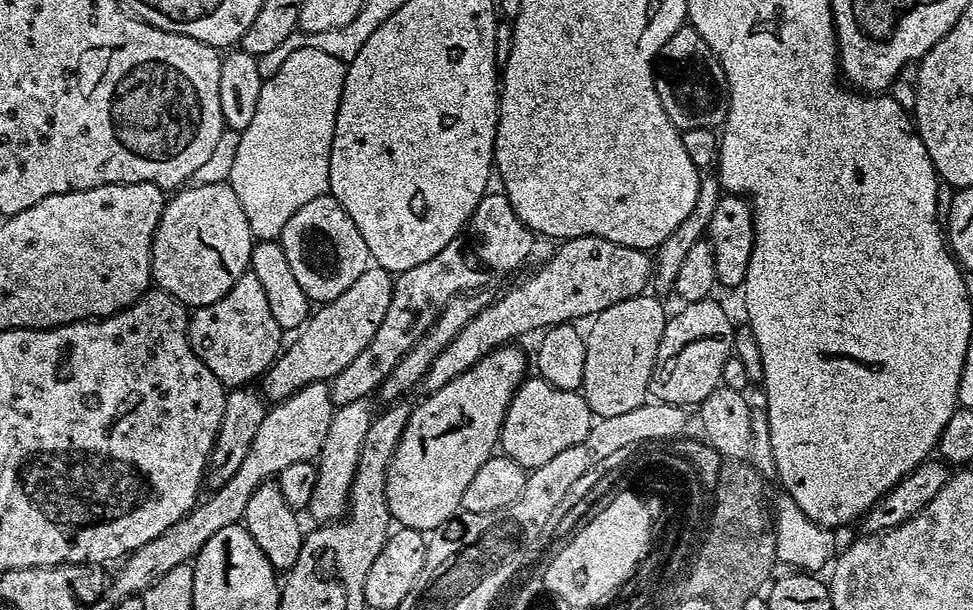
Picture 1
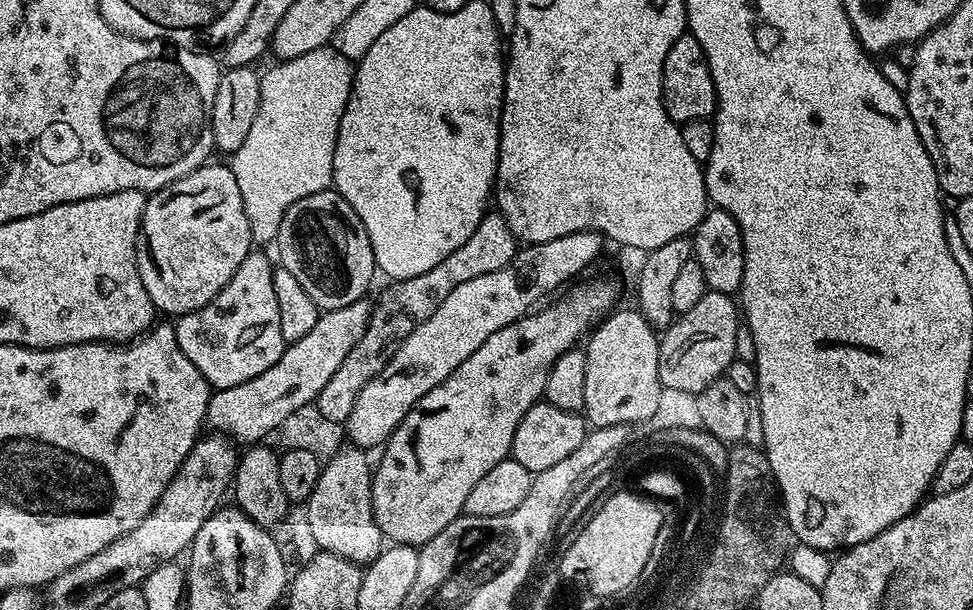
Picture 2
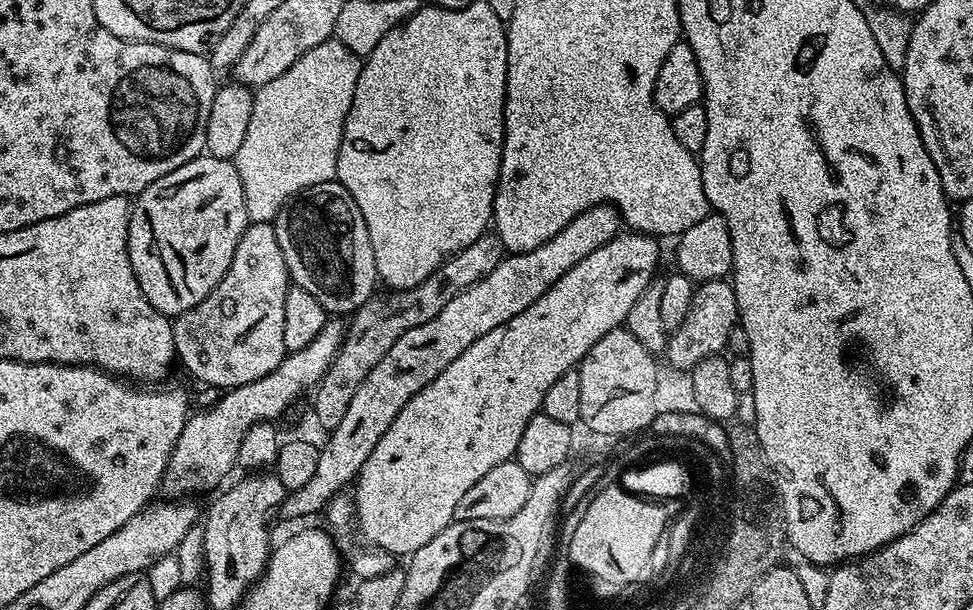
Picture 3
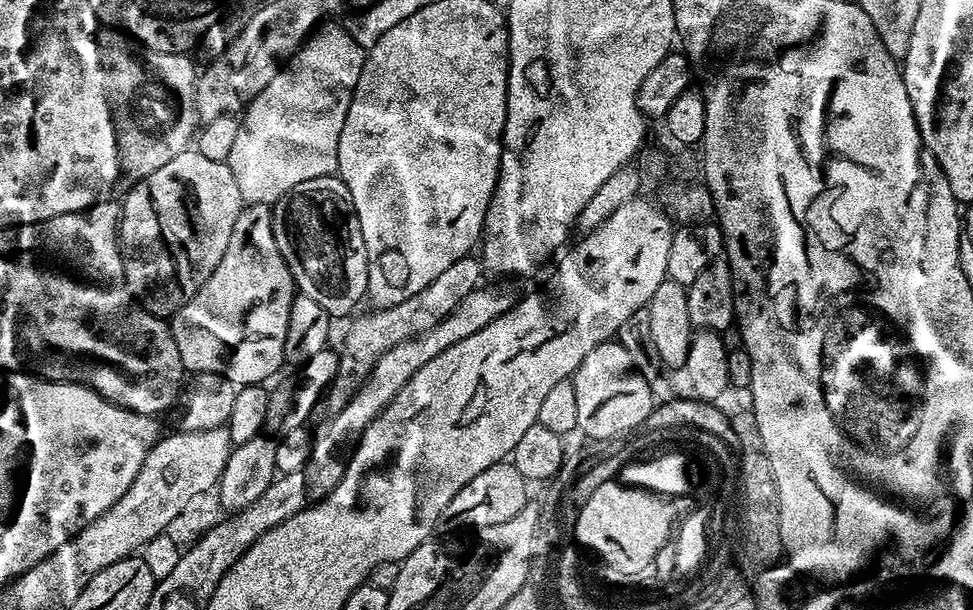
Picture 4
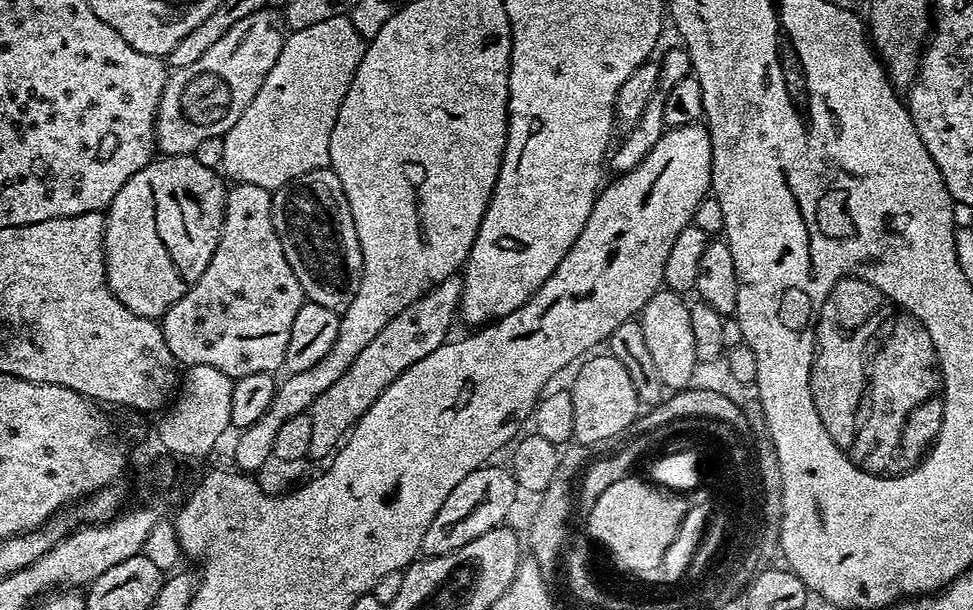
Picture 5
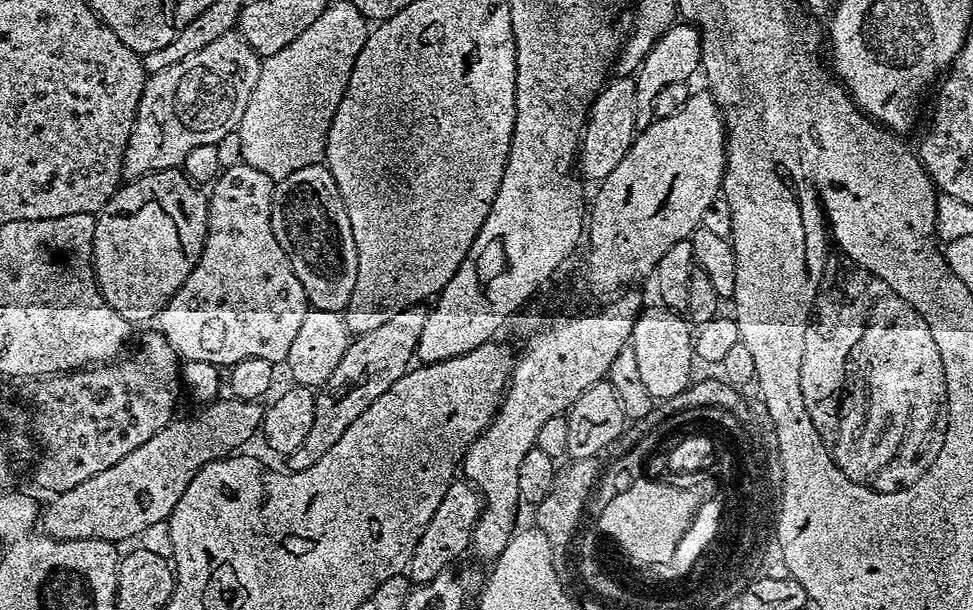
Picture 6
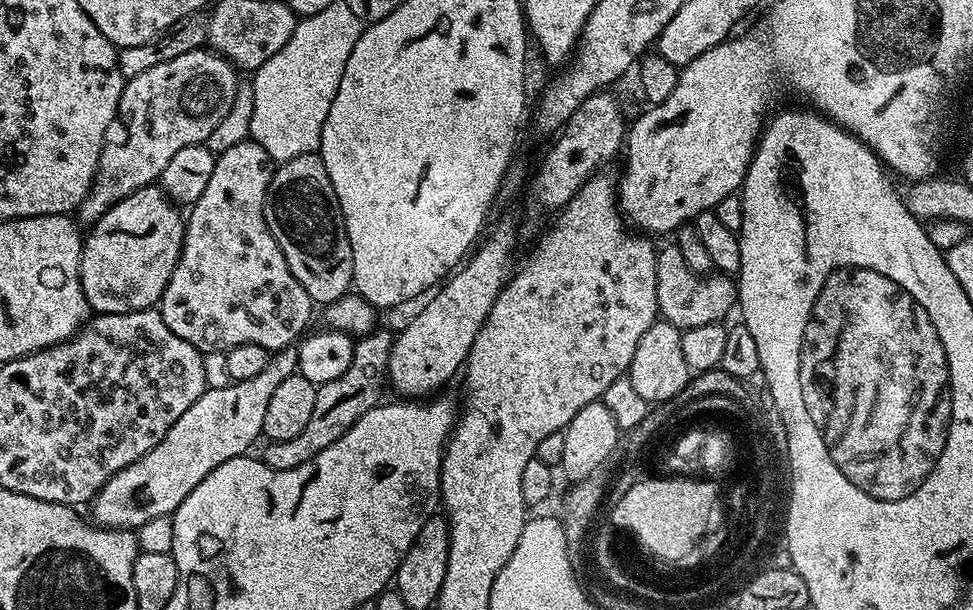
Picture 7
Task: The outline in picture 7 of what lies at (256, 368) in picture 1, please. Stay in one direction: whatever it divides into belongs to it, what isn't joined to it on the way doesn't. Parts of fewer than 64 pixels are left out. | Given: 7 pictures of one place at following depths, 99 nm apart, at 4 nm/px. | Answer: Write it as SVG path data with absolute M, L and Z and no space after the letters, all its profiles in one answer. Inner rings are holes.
M250 138L243 139L217 155L210 183L202 190L202 198L191 205L189 212L192 213L187 213L184 225L184 245L158 305L169 330L205 354L224 354L229 348L243 344L262 346L270 354L281 348L292 348L309 331L314 309L310 294L306 294L302 282L290 274L282 250L278 242L274 242L270 226L266 226L264 199L274 161L262 146Z

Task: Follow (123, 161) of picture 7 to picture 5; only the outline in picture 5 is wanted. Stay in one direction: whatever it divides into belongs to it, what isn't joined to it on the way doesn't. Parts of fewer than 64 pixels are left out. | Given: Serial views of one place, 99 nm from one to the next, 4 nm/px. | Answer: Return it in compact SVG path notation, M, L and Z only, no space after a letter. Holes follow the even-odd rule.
M261 10L242 18L198 62L169 71L156 111L155 147L166 156L186 156L210 138L223 138L242 118L242 110L254 102L258 86L270 74L270 66L278 62L284 37L268 10Z

